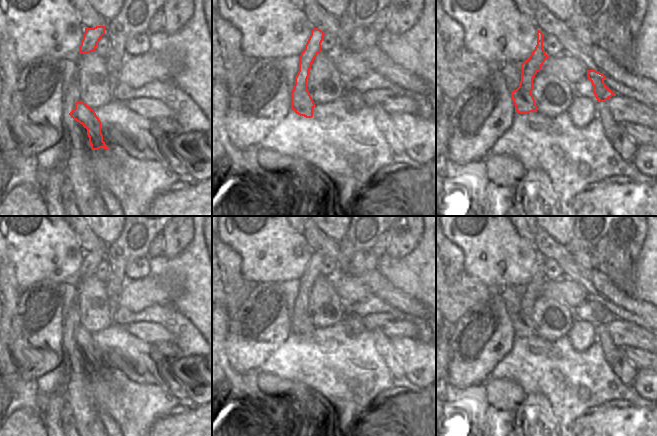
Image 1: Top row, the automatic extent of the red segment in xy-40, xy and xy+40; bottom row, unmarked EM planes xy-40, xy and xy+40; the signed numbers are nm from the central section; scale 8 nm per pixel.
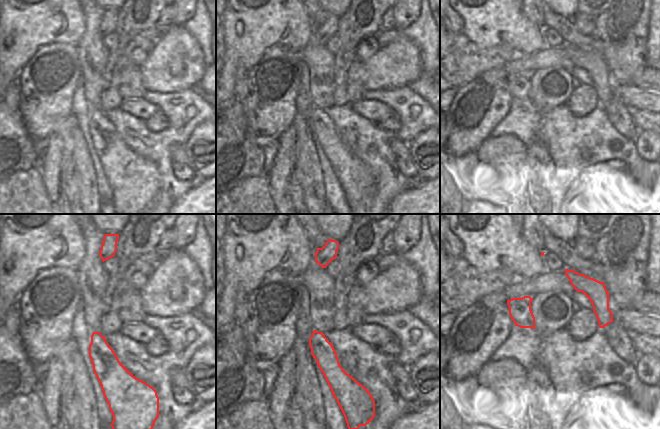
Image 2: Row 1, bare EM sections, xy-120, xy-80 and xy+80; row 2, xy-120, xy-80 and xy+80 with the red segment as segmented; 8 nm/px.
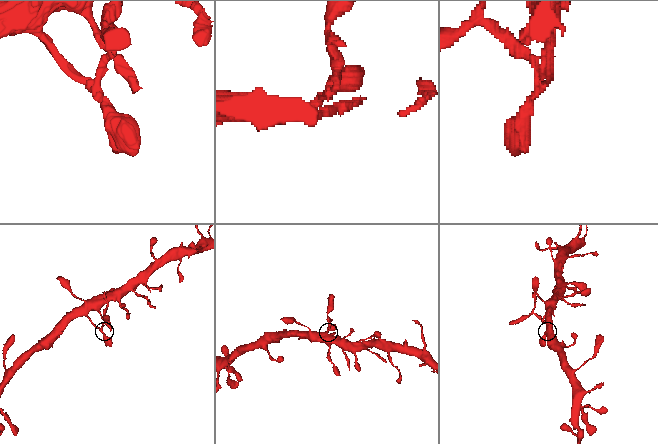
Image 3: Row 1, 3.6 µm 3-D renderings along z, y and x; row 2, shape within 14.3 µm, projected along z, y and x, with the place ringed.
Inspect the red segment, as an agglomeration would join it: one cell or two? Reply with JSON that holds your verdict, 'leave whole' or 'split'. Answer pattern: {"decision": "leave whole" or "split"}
{"decision": "split"}

